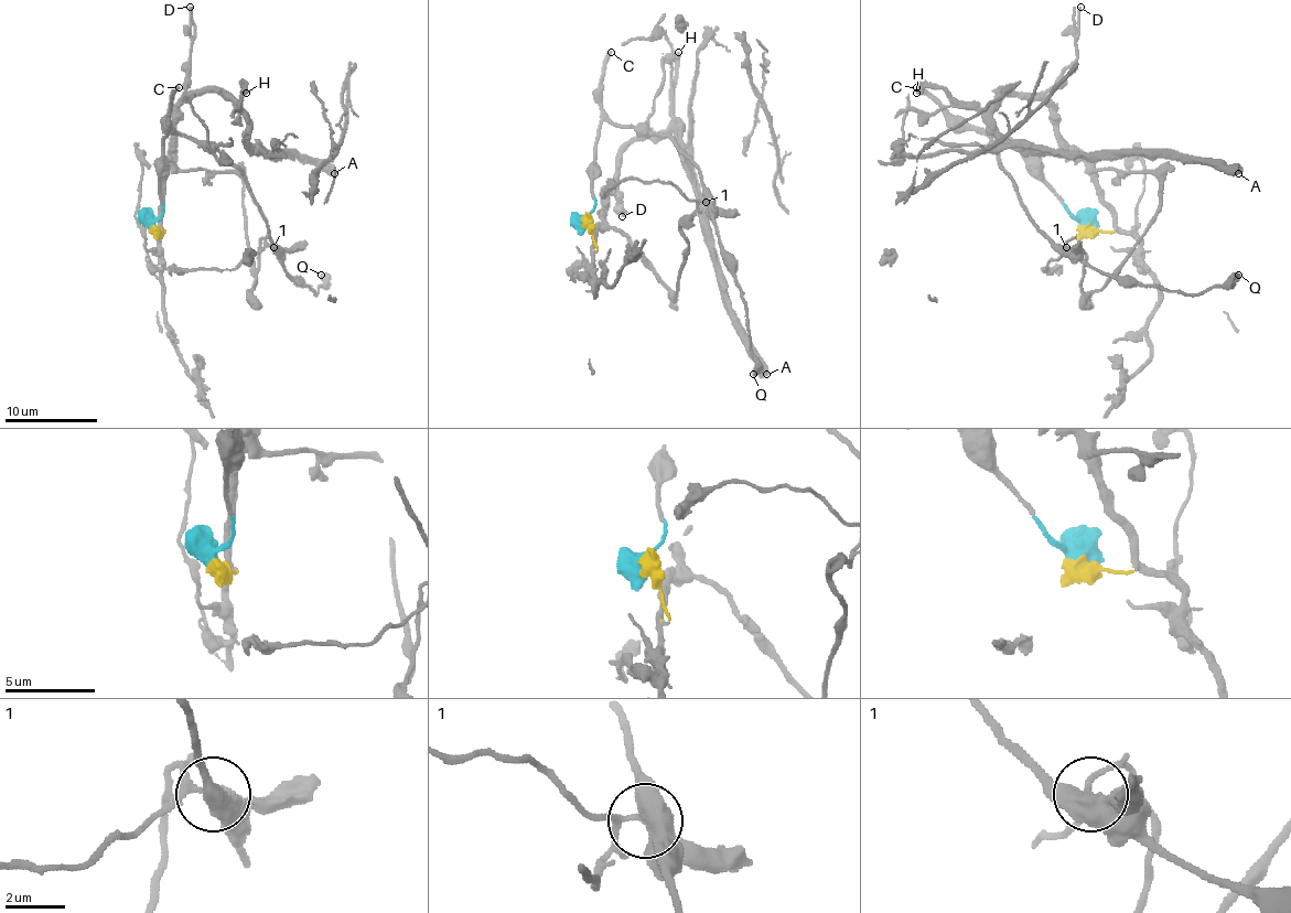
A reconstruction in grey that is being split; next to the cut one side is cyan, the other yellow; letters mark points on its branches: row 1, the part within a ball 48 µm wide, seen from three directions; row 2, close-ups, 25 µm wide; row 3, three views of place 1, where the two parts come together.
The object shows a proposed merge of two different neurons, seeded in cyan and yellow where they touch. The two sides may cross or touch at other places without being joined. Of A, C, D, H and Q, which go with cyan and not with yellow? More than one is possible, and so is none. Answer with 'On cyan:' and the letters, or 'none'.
On cyan: C, Q

